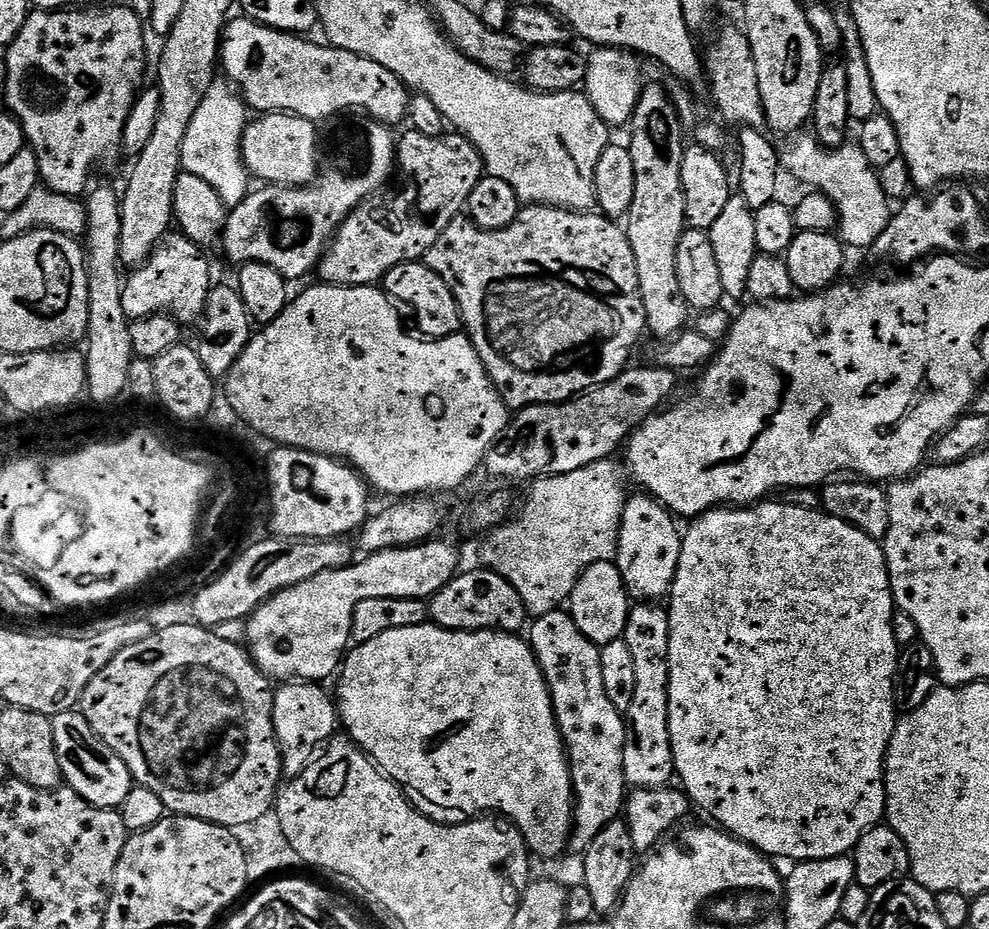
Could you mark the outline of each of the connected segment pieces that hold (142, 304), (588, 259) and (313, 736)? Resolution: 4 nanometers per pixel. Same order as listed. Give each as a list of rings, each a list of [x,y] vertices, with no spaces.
[[[169,235],[157,244],[151,258],[125,279],[122,310],[126,310],[129,318],[167,314],[176,317],[181,325],[188,326],[195,325],[203,317],[214,279],[203,250],[196,244],[199,243],[191,236]]]
[[[529,204],[521,207],[518,218],[514,218],[514,222],[510,222],[510,226],[502,230],[486,230],[479,228],[473,220],[457,218],[450,222],[450,226],[446,226],[438,242],[434,242],[434,246],[430,246],[430,250],[424,256],[422,263],[434,270],[434,274],[438,274],[450,286],[456,304],[460,307],[463,331],[472,339],[488,377],[499,390],[500,397],[509,409],[519,410],[535,404],[562,404],[566,400],[592,391],[593,388],[601,388],[606,382],[618,378],[620,373],[629,367],[628,355],[631,354],[632,347],[639,342],[640,335],[645,335],[646,332],[646,310],[642,306],[638,262],[634,258],[634,250],[628,241],[627,231],[616,224],[619,223],[615,219],[592,210],[556,208],[553,204]]]
[[[293,680],[281,683],[275,689],[272,697],[272,721],[285,777],[300,776],[328,741],[337,735],[338,704],[324,687],[320,682]]]

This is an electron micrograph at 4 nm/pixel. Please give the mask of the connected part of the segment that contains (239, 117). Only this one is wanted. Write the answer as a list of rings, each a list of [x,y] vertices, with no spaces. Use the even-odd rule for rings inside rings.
[[[227,79],[213,80],[202,106],[198,106],[186,139],[182,142],[182,168],[189,177],[210,182],[226,206],[235,206],[247,198],[250,173],[244,165],[244,131],[250,123],[250,109],[244,97]]]

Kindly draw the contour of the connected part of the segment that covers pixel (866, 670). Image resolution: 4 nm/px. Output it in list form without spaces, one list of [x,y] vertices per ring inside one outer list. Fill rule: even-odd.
[[[765,498],[757,503],[747,506],[721,506],[704,512],[695,517],[692,524],[682,536],[682,550],[678,558],[678,570],[672,583],[670,599],[667,601],[668,617],[670,618],[670,654],[668,665],[670,666],[670,686],[668,687],[668,725],[670,726],[670,746],[676,763],[676,776],[681,780],[683,791],[689,801],[696,804],[708,816],[713,816],[715,823],[726,832],[745,840],[747,844],[757,848],[769,858],[781,856],[791,862],[803,862],[806,860],[829,860],[835,856],[847,856],[856,847],[856,843],[871,828],[876,827],[885,819],[884,803],[886,790],[884,789],[884,756],[888,752],[888,743],[896,729],[898,709],[896,706],[896,658],[898,655],[898,643],[896,644],[896,632],[892,629],[892,612],[894,613],[894,601],[892,599],[892,587],[888,577],[888,567],[884,557],[884,549],[881,541],[870,538],[862,530],[855,528],[853,524],[847,524],[842,518],[832,516],[829,512],[821,509],[806,509],[800,505],[784,503],[780,498]]]

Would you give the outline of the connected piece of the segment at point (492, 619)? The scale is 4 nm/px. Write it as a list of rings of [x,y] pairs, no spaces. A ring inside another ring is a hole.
[[[477,566],[473,572],[461,571],[452,577],[452,580],[442,590],[438,590],[430,598],[428,605],[428,614],[431,623],[438,625],[440,628],[449,628],[452,632],[511,632],[513,634],[521,631],[520,627],[529,623],[530,617],[526,606],[522,602],[522,597],[514,586],[506,578],[498,574],[489,572],[483,566]]]

